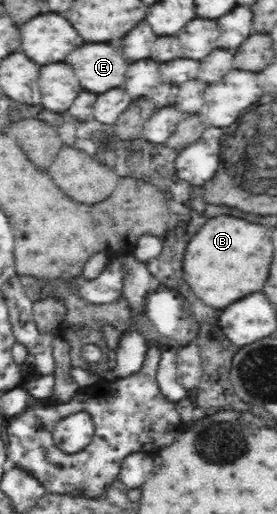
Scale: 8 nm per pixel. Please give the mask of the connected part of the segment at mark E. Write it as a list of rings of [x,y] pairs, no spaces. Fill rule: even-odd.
[[[87,43],[77,47],[69,53],[65,63],[75,69],[79,83],[93,93],[105,93],[121,87],[127,73],[123,51],[107,43]]]

